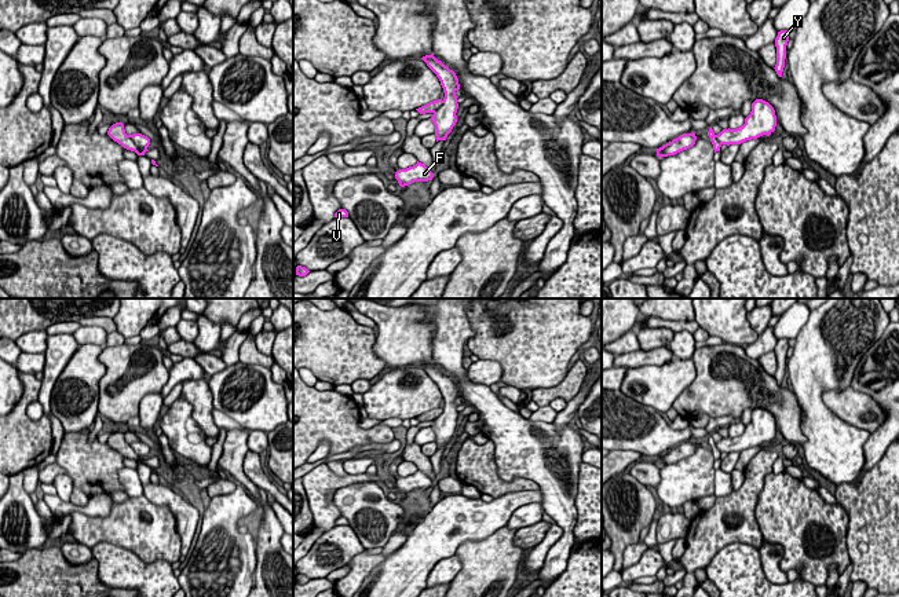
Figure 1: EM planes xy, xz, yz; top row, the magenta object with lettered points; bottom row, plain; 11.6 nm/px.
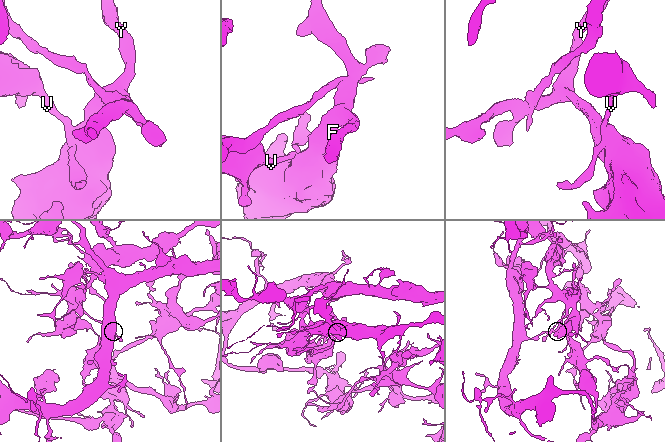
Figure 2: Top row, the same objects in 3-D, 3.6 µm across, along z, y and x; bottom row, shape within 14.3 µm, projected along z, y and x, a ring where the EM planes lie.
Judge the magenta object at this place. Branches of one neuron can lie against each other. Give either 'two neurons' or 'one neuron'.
two neurons

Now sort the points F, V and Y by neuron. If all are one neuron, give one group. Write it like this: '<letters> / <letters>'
F Y / V

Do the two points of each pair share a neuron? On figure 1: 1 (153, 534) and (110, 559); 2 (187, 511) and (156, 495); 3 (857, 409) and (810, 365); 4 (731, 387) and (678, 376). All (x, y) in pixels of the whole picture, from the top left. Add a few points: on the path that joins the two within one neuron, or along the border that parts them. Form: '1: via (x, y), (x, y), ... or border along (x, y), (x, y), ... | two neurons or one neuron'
1: border along (95, 544), (123, 546), (146, 563), (157, 560) | two neurons
2: via (179, 505), (171, 497), (164, 495) | one neuron
3: border along (823, 389), (823, 402), (845, 422) | two neurons
4: border along (691, 358), (695, 366), (695, 378), (673, 403) | two neurons

